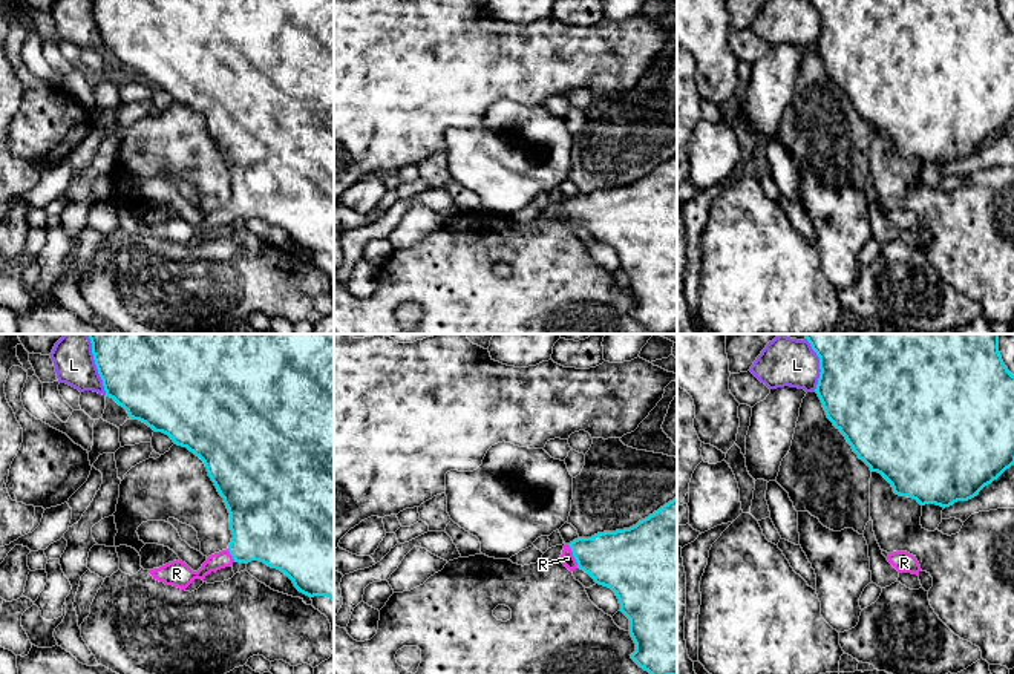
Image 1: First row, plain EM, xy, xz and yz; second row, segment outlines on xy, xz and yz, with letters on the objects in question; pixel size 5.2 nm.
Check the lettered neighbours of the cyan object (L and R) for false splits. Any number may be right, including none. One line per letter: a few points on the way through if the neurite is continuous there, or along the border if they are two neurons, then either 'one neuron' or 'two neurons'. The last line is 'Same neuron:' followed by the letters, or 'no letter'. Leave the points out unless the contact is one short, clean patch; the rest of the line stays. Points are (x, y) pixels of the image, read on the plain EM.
L: two neurons
R: way xz (621, 216), (598, 212), (573, 212), (567, 215); one neuron
Same neuron: R

